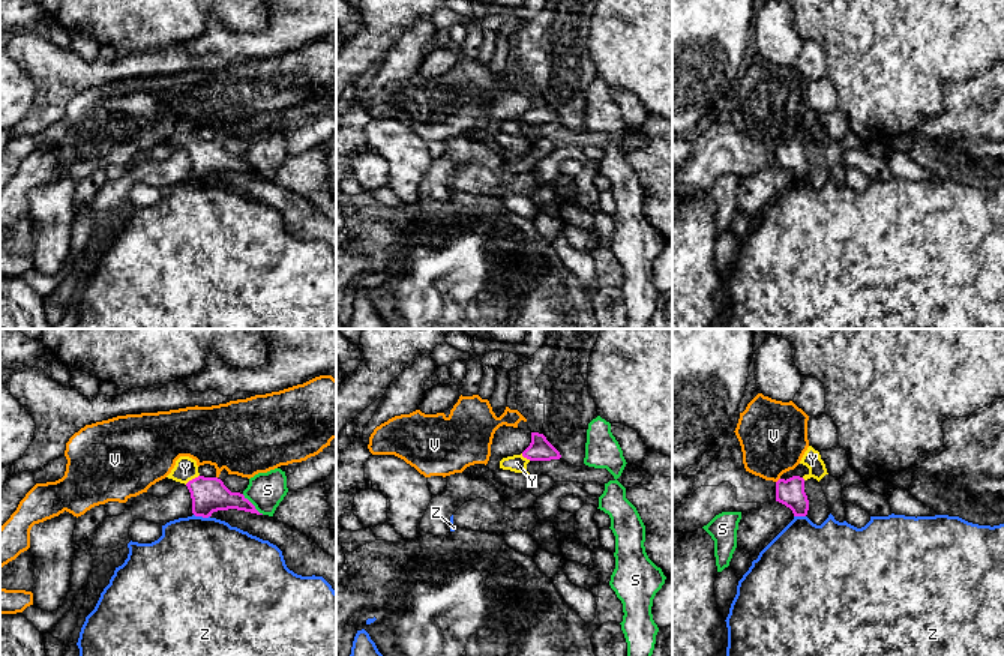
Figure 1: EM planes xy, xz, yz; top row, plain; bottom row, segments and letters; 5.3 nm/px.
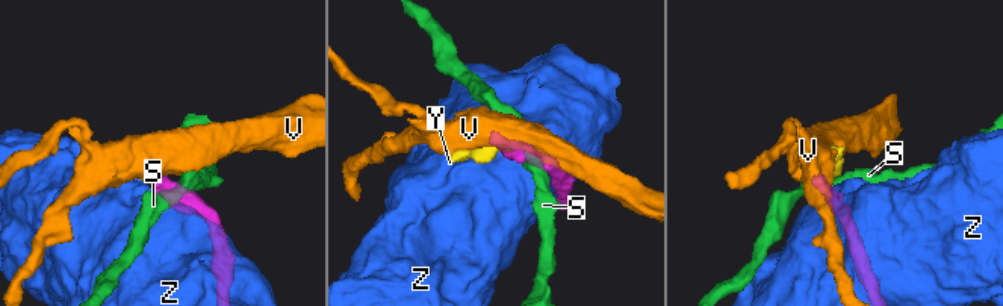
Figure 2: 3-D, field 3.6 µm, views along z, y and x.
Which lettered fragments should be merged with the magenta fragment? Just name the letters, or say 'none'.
Y

